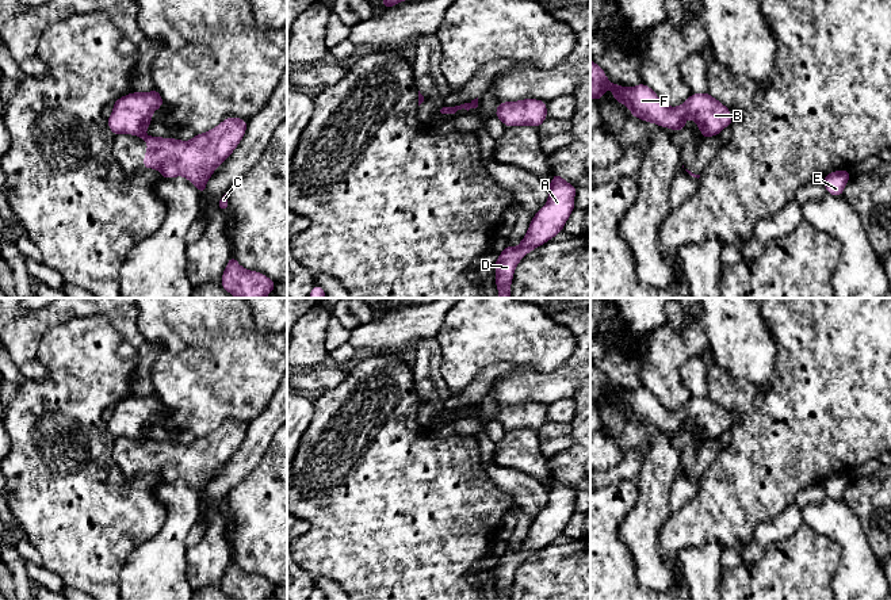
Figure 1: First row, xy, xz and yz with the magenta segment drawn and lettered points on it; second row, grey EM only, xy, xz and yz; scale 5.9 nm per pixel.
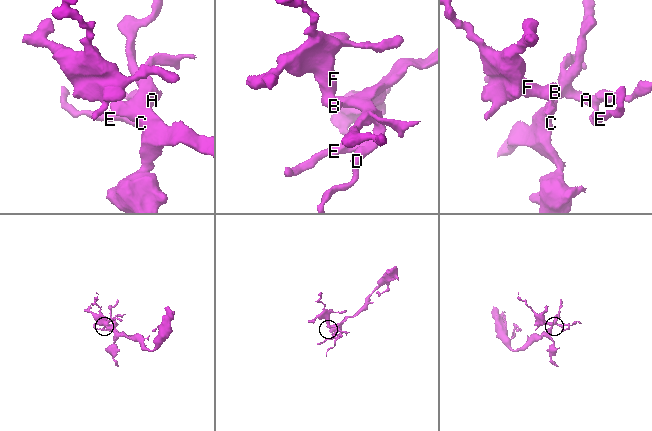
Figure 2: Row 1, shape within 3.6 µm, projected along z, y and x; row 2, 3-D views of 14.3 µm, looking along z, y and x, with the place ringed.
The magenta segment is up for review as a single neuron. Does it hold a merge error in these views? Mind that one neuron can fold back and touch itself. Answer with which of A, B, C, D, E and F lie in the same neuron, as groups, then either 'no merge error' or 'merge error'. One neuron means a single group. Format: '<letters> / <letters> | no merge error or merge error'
A C D E / B F | merge error

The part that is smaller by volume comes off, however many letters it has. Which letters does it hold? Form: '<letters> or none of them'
B, F

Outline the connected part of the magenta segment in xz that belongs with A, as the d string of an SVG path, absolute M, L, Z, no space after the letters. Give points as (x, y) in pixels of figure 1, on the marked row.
M552 173L552 181L548 184L548 199L532 217L528 232L516 248L506 244L493 264L498 298L510 298L513 274L523 257L563 230L571 211L575 209L575 191L575 186L567 183L558 173Z

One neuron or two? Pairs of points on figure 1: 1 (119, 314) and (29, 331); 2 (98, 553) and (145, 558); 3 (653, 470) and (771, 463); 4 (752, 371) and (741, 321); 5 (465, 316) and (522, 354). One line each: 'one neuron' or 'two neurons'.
1: one neuron
2: two neurons
3: two neurons
4: one neuron
5: one neuron

